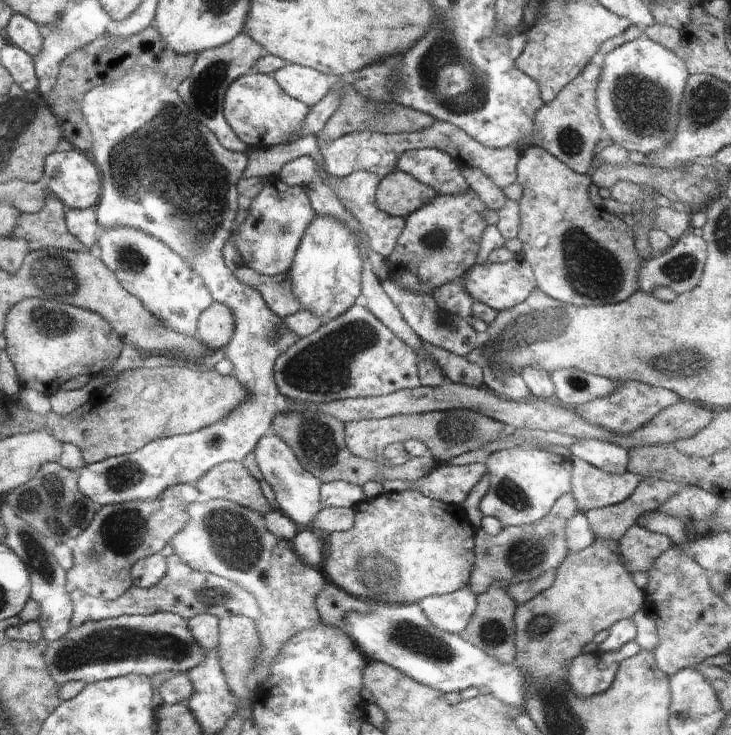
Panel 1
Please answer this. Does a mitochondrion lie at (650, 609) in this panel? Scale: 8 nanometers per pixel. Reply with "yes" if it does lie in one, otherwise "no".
no

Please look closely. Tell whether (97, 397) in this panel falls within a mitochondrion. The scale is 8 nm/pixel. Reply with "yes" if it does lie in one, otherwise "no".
no

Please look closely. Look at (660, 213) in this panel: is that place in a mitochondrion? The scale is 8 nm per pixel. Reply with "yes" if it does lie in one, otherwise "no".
no

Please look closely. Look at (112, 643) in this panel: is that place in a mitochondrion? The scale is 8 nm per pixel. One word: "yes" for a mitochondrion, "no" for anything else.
yes

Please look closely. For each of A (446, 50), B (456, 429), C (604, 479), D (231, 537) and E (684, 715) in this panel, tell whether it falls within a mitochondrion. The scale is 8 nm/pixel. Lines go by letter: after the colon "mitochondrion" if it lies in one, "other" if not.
A: mitochondrion
B: mitochondrion
C: other
D: mitochondrion
E: mitochondrion

